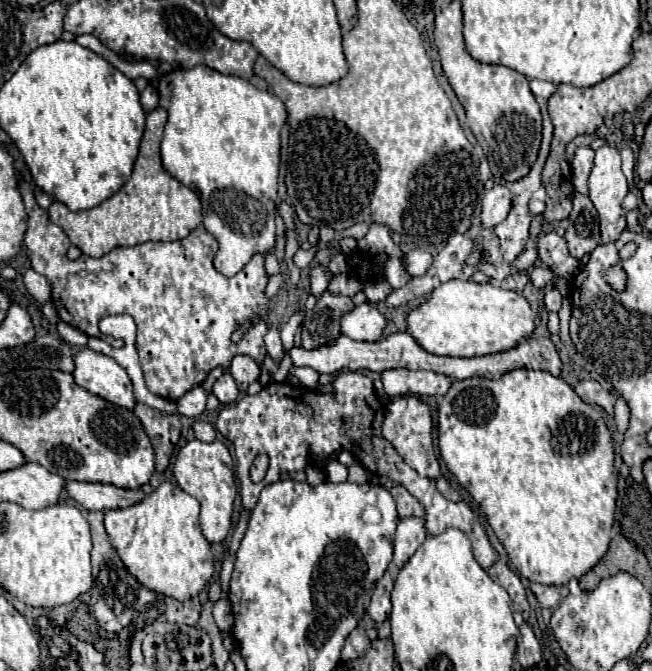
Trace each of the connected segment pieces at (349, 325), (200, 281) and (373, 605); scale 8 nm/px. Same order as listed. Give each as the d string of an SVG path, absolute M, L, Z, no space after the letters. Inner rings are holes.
M368 302L356 306L342 318L342 334L352 340L378 342L384 334L386 318Z
M20 178L20 192L28 212L24 244L30 252L32 268L44 274L52 284L52 304L58 316L82 332L86 328L84 334L102 338L114 348L122 348L122 340L100 334L98 320L108 314L130 314L138 326L136 350L150 392L178 400L184 392L202 384L214 368L228 370L232 358L238 354L252 356L262 364L266 356L266 316L270 312L264 254L254 254L242 272L224 278L212 266L218 240L204 226L198 226L182 240L118 246L102 258L82 254L72 262L66 258L70 240L60 234L60 226L50 222L48 212L38 206L26 178ZM240 326L246 332L242 340L234 344L230 336Z
M390 564L386 574L378 580L378 584L374 588L372 602L368 606L368 614L376 624L382 624L390 616L390 610L392 610L390 592L392 592L392 586L394 586L394 576L396 576L396 570L392 570L392 564Z

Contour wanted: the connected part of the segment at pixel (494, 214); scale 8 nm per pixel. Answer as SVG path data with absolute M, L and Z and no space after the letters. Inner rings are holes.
M496 184L492 190L488 190L482 200L482 212L480 212L482 228L494 228L502 220L506 220L510 206L512 206L512 194L508 188Z

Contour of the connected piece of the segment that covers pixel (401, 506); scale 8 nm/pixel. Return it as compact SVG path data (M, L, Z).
M394 484L390 488L390 494L394 496L396 504L398 504L398 516L404 518L404 516L418 516L418 518L424 518L426 516L426 510L424 506L420 504L418 498L414 498L404 486L400 484Z

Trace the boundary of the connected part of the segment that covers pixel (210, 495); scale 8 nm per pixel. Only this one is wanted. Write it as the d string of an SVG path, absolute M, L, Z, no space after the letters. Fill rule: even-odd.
M190 440L186 446L180 448L174 468L172 468L178 486L194 496L200 502L200 528L208 542L222 542L230 530L232 522L232 504L236 498L236 484L234 484L234 470L232 458L228 448L220 442L200 442Z

